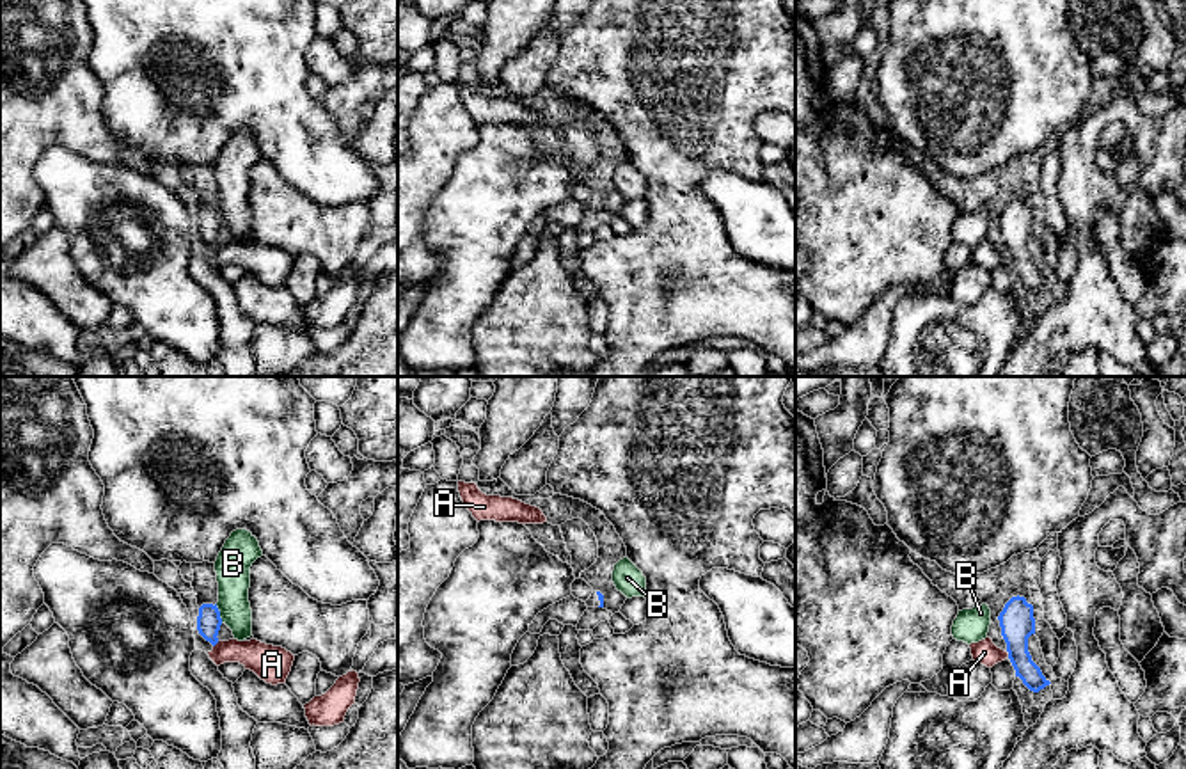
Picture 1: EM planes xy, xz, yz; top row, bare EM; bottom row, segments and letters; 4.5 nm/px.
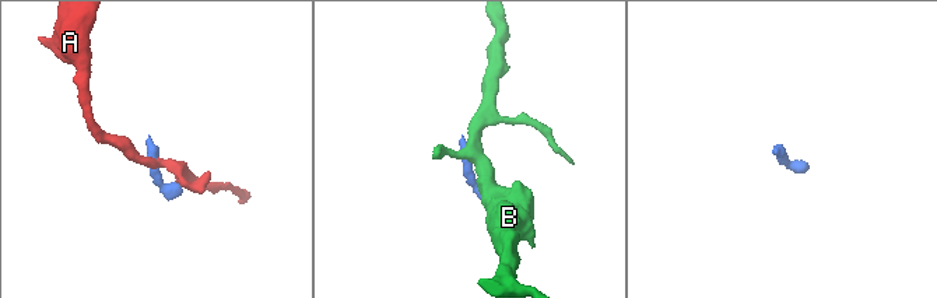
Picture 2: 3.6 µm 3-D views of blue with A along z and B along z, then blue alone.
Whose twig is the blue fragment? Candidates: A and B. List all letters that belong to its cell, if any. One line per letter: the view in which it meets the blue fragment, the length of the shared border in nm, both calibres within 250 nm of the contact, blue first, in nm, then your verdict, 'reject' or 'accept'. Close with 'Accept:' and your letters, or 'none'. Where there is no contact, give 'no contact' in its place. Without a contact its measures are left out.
A: xy | 40 nm | 110/160 nm | reject
B: xy | 90 nm | 110/160 nm | reject
Accept: none

